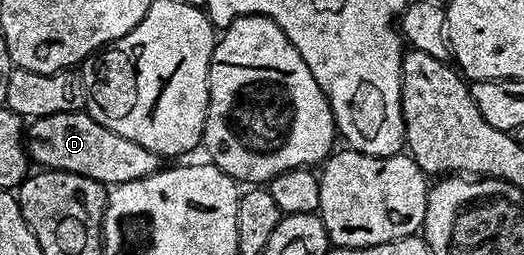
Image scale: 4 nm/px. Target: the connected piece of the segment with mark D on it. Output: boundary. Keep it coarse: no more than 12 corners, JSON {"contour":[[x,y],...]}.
{"contour":[[84,110],[35,117],[26,147],[41,169],[105,186],[161,157]]}

